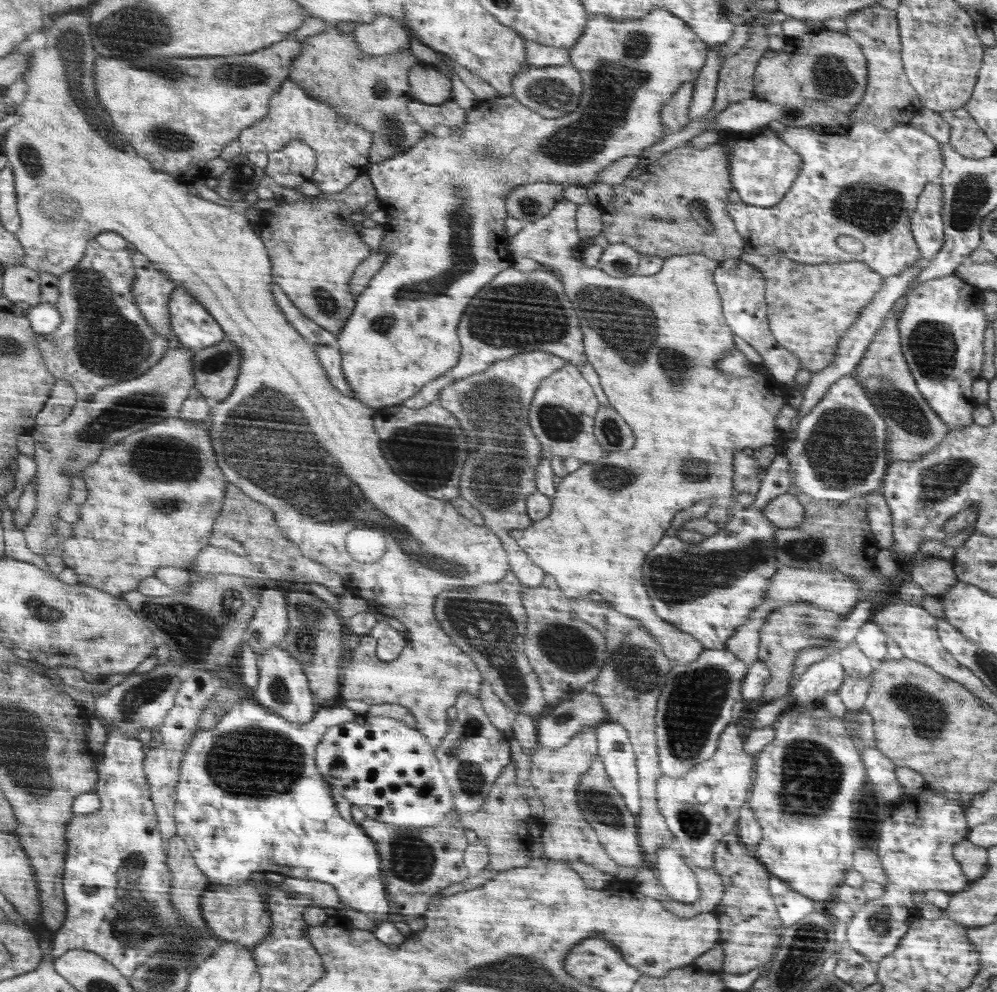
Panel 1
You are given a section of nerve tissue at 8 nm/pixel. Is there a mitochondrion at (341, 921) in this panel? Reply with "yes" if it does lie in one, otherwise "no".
no

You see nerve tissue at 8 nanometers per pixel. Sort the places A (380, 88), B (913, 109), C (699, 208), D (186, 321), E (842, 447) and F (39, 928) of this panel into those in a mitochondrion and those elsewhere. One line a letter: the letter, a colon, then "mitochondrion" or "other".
A: mitochondrion
B: other
C: mitochondrion
D: other
E: mitochondrion
F: other

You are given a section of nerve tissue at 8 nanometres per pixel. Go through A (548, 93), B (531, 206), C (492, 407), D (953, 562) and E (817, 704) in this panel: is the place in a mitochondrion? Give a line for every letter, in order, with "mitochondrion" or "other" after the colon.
A: mitochondrion
B: mitochondrion
C: mitochondrion
D: other
E: other

